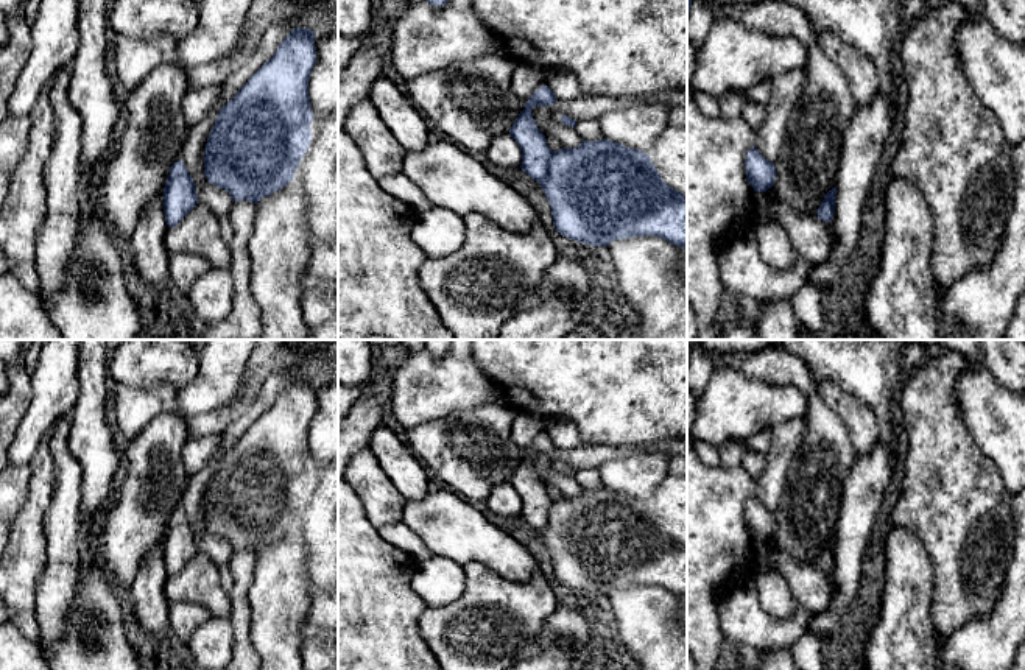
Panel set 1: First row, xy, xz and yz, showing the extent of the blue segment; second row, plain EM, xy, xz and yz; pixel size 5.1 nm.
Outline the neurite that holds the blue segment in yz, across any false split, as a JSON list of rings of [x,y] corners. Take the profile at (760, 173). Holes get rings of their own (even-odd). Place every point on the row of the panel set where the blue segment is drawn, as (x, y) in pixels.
[[[756,146],[746,153],[746,179],[754,192],[766,192],[773,187],[776,179],[776,167],[766,160]]]

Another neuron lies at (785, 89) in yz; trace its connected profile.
[[[802,69],[788,70],[771,81],[771,97],[765,104],[766,117],[756,131],[756,148],[770,162],[776,162],[785,139],[793,109],[805,87]]]

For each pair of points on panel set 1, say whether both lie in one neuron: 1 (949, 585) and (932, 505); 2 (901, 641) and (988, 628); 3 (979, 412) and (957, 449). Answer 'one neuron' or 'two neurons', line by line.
1: one neuron
2: two neurons
3: two neurons

